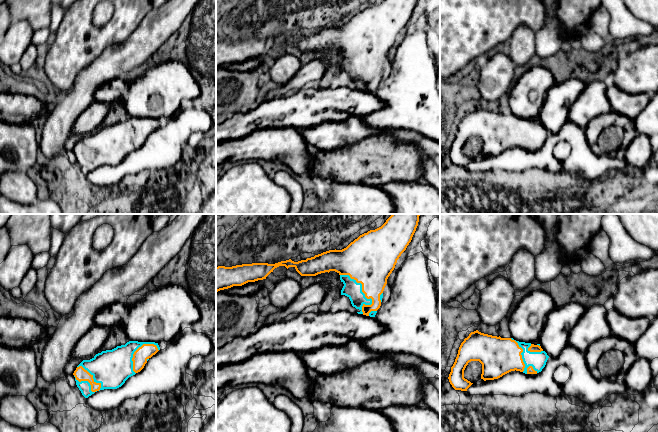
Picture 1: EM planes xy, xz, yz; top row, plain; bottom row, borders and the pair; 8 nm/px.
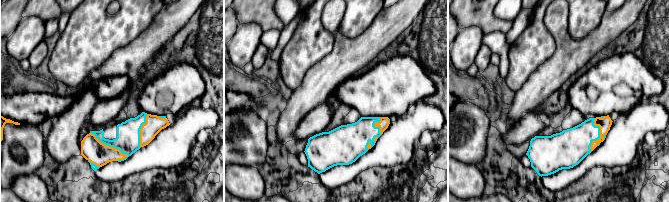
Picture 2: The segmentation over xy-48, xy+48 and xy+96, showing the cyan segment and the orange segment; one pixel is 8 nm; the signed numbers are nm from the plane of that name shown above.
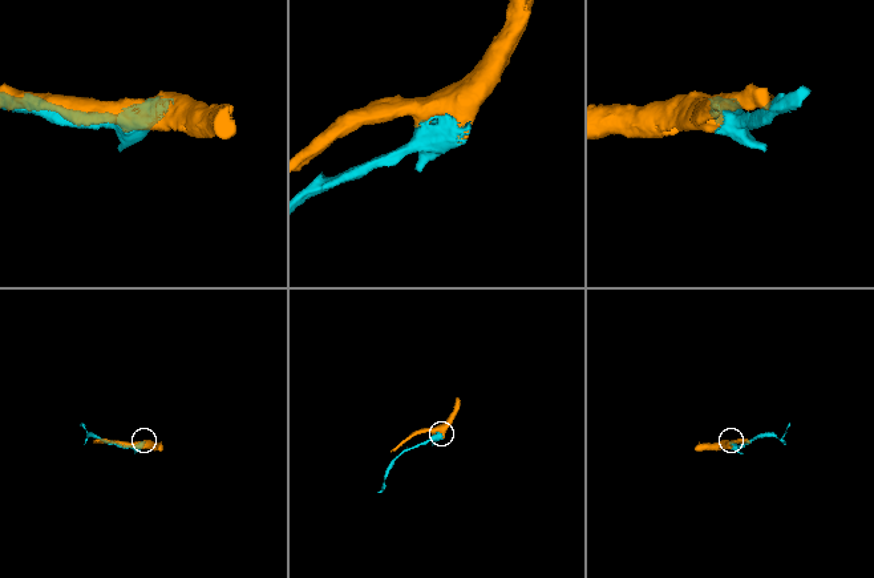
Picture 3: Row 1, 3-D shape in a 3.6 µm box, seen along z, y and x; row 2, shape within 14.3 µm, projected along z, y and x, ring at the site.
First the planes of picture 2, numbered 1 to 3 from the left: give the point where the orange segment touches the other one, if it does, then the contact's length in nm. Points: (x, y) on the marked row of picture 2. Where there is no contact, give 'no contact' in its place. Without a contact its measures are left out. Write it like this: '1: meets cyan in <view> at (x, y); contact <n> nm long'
1: meets cyan in xy-48 at (109, 145); contact 360 nm long
2: meets cyan in xy+48 at (374, 126); contact 140 nm long
3: meets cyan in xy+96 at (599, 135); contact 280 nm long

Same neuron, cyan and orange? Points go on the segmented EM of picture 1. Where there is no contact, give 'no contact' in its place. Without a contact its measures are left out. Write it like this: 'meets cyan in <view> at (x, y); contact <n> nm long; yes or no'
meets cyan in xz at (363, 293); contact 380 nm long; yes

